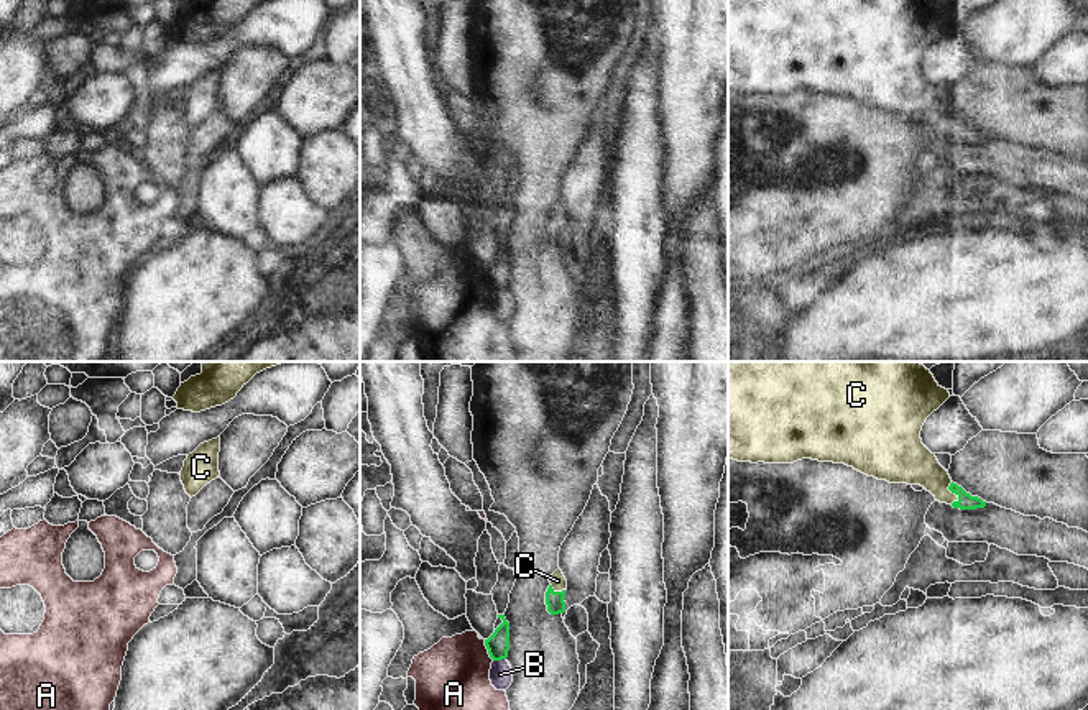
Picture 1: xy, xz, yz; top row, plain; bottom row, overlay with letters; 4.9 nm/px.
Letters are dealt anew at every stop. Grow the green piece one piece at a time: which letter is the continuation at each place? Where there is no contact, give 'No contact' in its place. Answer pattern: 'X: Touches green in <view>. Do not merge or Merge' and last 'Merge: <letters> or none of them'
A: Touches green in xz. Do not merge
B: Touches green in xz. Do not merge
C: Touches green in yz. Merge
Merge: C.

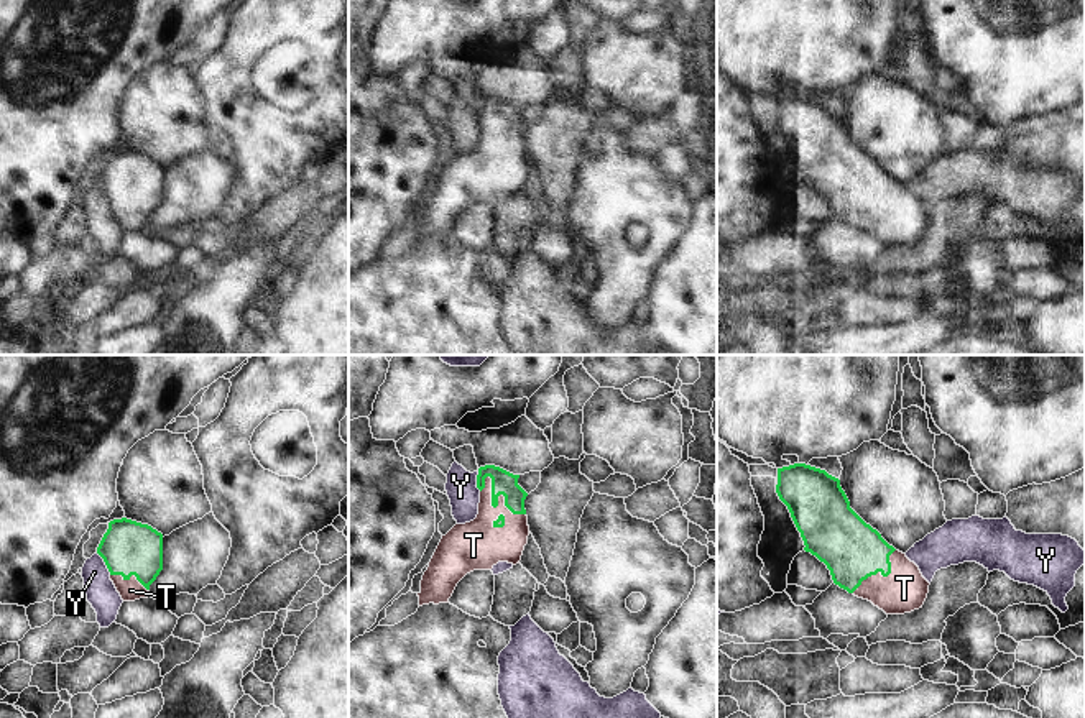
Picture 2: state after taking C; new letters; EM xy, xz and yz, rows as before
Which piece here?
T: Touches green in xz. Merge
Y: Touches green in xy. Do not merge
Merge: T.

